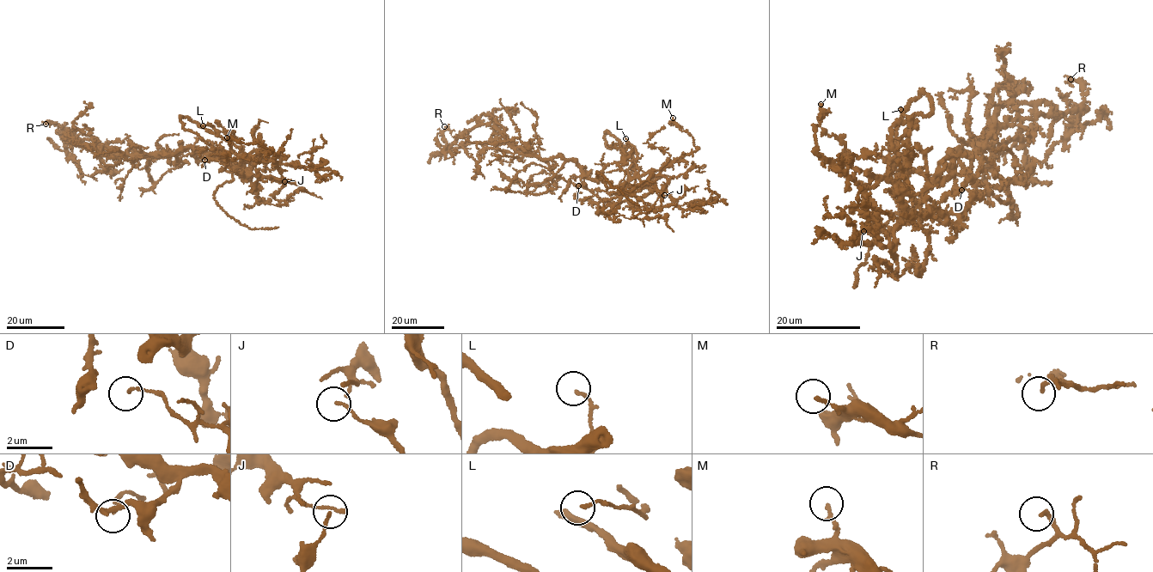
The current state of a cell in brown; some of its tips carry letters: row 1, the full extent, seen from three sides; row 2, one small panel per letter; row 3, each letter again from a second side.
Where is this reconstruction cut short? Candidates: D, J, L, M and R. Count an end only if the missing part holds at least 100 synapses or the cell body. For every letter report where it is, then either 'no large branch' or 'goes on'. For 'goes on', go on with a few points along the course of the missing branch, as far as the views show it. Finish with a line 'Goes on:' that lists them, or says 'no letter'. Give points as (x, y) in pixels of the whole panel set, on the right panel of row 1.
D: place (961, 190); no large branch
J: place (863, 231); no large branch
L: place (900, 109); no large branch
M: place (820, 104); no large branch
R: place (1070, 79); no large branch
Goes on: no letter

